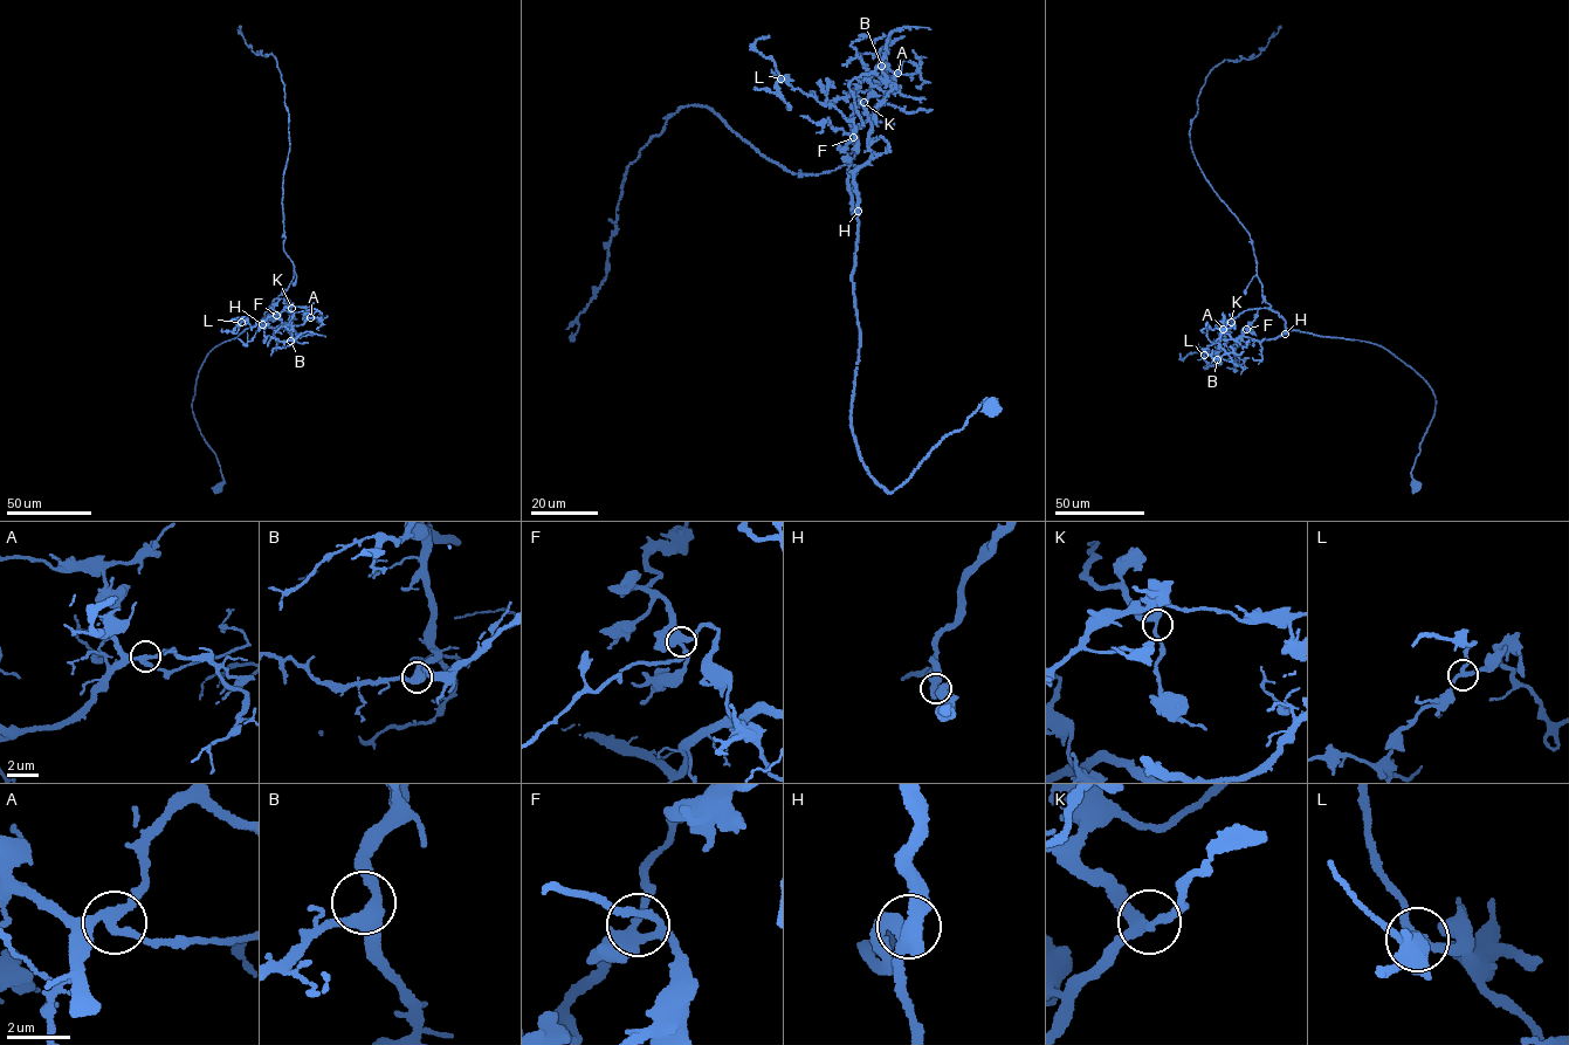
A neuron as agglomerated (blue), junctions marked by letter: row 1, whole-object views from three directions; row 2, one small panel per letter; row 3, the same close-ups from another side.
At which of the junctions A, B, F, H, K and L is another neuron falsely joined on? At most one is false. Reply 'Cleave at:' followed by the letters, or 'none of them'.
Cleave at: none of them

